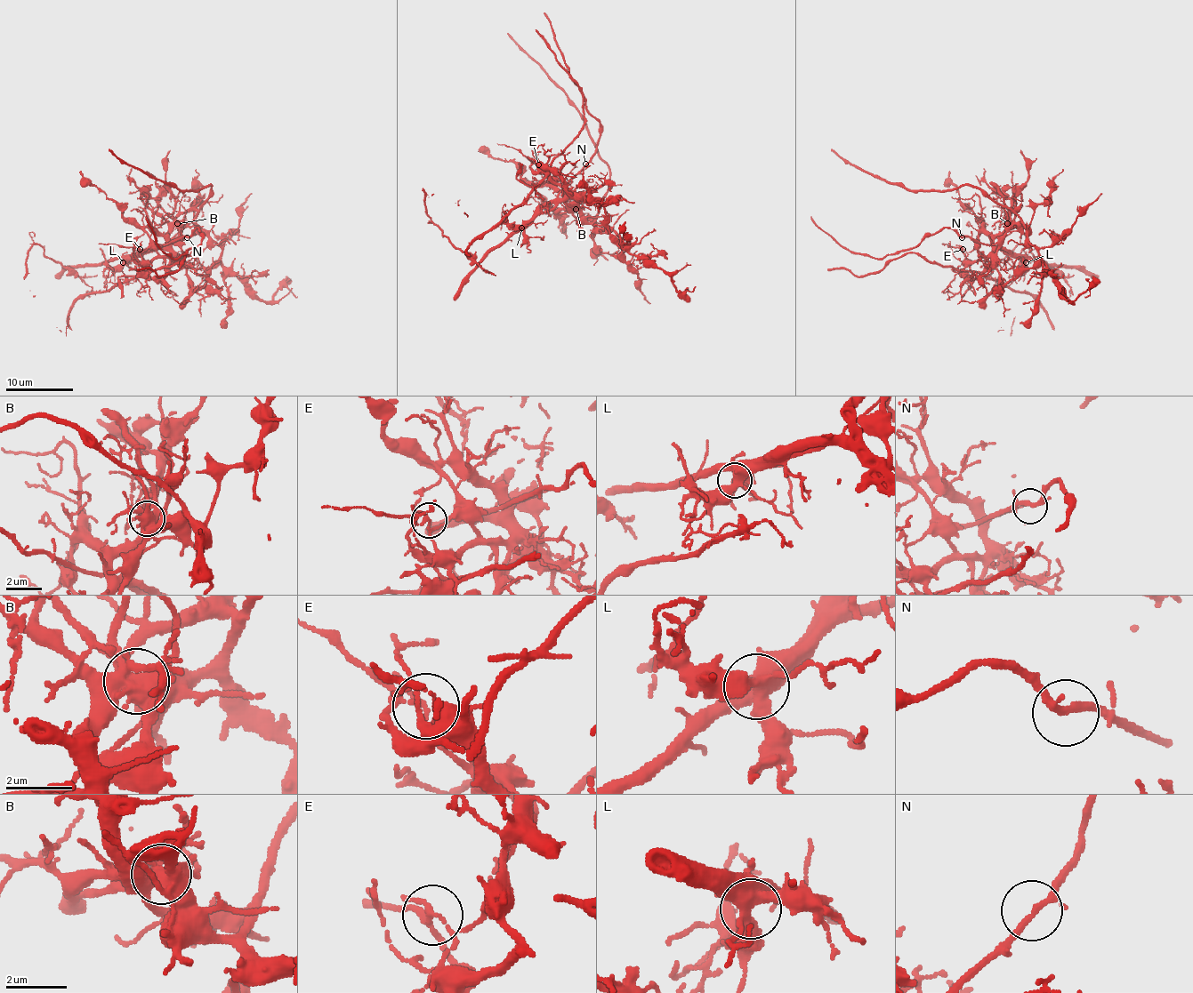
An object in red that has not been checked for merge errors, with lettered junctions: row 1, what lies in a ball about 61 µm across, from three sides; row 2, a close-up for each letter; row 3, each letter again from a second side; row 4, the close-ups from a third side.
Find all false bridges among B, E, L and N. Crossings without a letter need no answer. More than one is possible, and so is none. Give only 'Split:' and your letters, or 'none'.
Split: B, E

